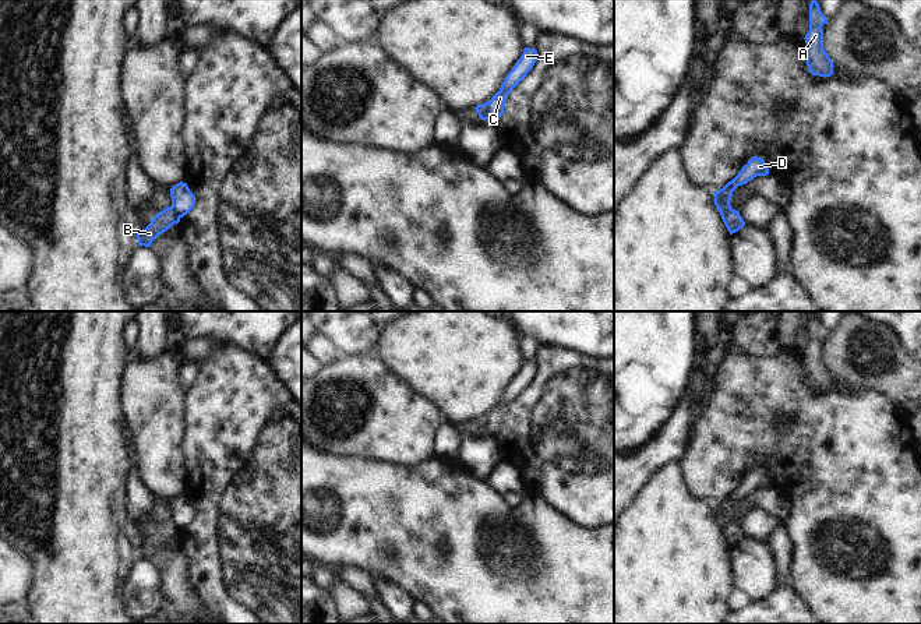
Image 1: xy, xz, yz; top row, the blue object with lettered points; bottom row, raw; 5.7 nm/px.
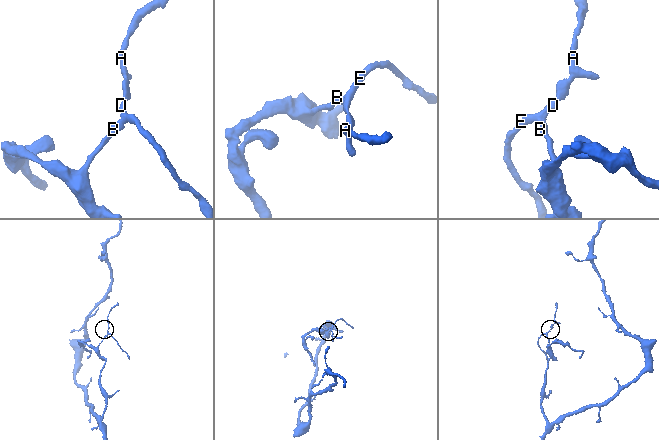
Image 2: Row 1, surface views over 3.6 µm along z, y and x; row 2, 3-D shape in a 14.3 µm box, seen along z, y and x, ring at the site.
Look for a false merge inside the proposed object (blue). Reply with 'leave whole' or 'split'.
split

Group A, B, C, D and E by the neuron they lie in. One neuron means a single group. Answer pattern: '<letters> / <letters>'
A C D E / B

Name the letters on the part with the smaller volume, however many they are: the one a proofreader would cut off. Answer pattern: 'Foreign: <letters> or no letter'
Foreign: A, C, D, E

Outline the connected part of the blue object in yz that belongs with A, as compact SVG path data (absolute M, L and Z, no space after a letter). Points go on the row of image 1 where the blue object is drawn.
M816 0L809 4L809 31L805 35L807 66L812 75L830 77L833 61L823 49L823 24L829 24Z

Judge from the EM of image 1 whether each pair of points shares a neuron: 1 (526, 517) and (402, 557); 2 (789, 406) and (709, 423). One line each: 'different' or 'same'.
1: same
2: same

